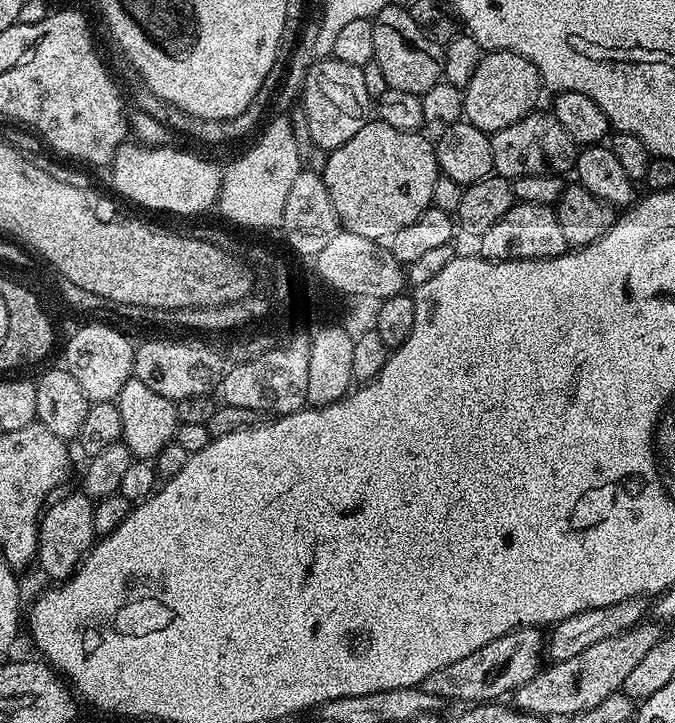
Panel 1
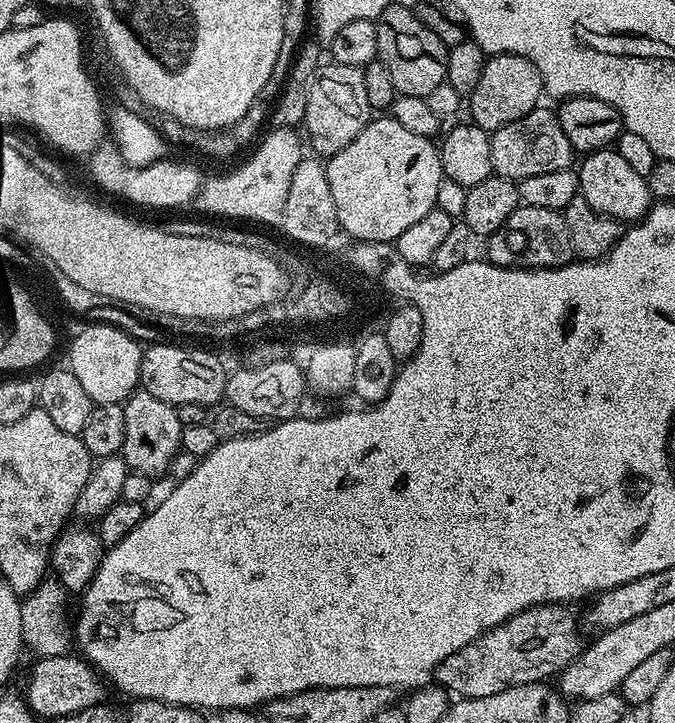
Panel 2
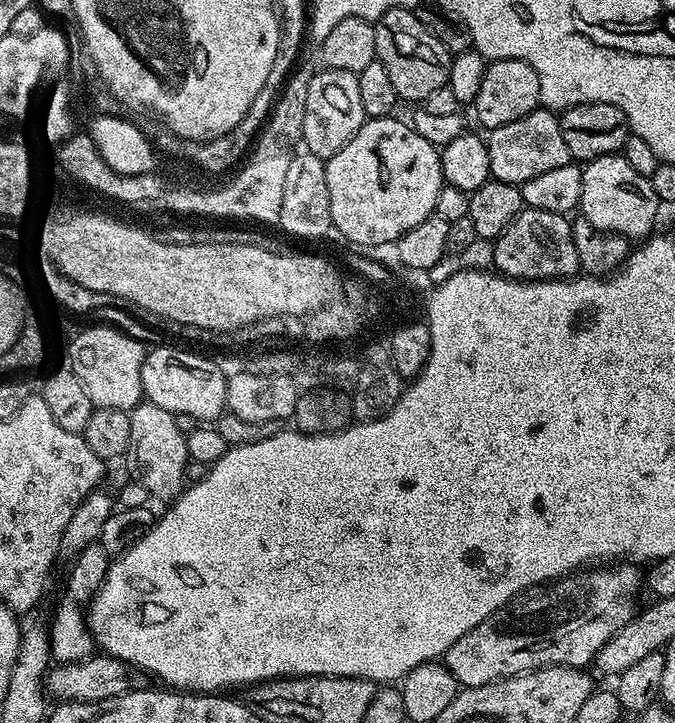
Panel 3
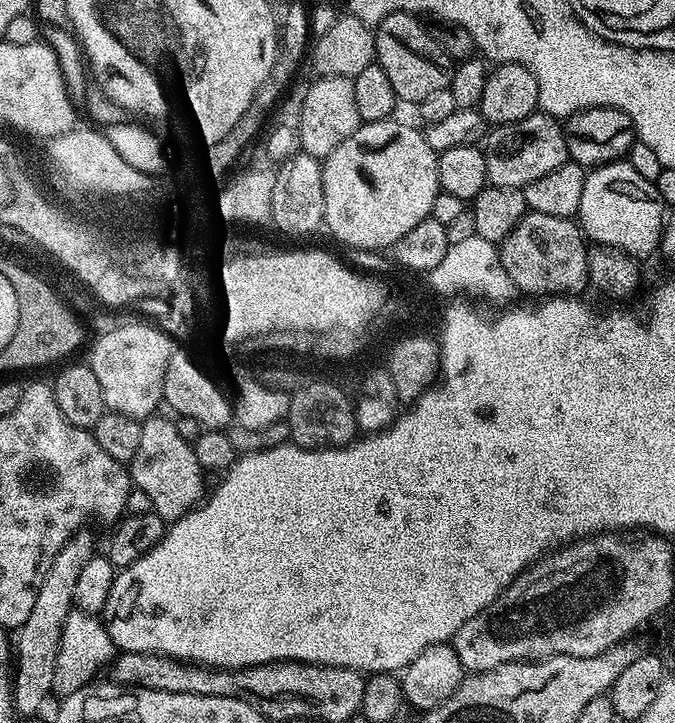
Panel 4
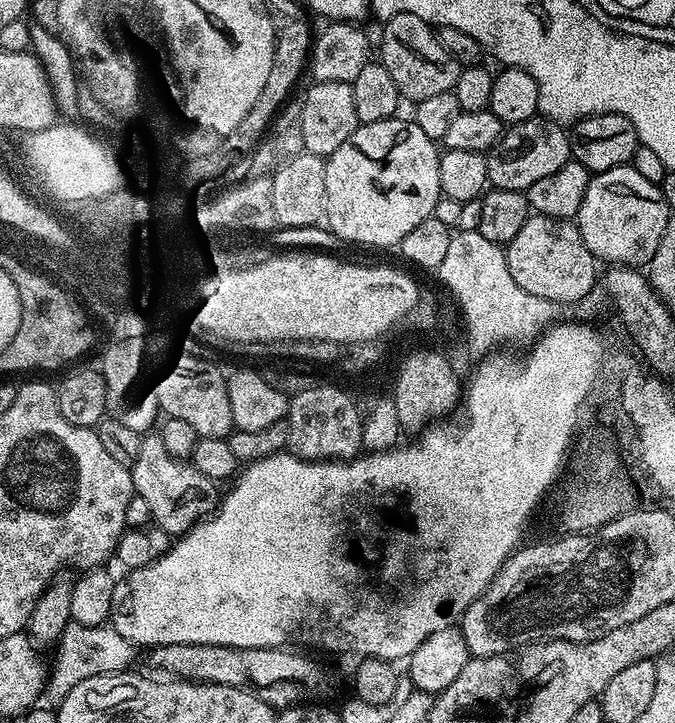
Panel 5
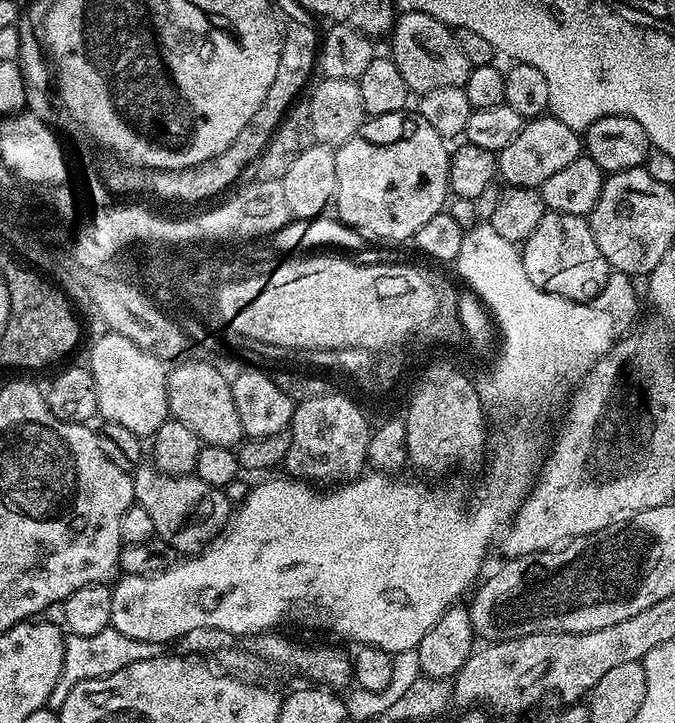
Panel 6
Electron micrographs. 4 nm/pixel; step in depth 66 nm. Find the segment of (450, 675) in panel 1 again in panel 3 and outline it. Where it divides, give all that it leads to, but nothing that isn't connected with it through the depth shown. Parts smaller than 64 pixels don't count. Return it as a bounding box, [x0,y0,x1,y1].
[442,562,642,688]

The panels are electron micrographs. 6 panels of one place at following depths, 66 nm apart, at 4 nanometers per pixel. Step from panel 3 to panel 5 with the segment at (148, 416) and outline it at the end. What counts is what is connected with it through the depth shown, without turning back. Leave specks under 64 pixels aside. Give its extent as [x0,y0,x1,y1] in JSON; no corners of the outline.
[130,434,222,538]

